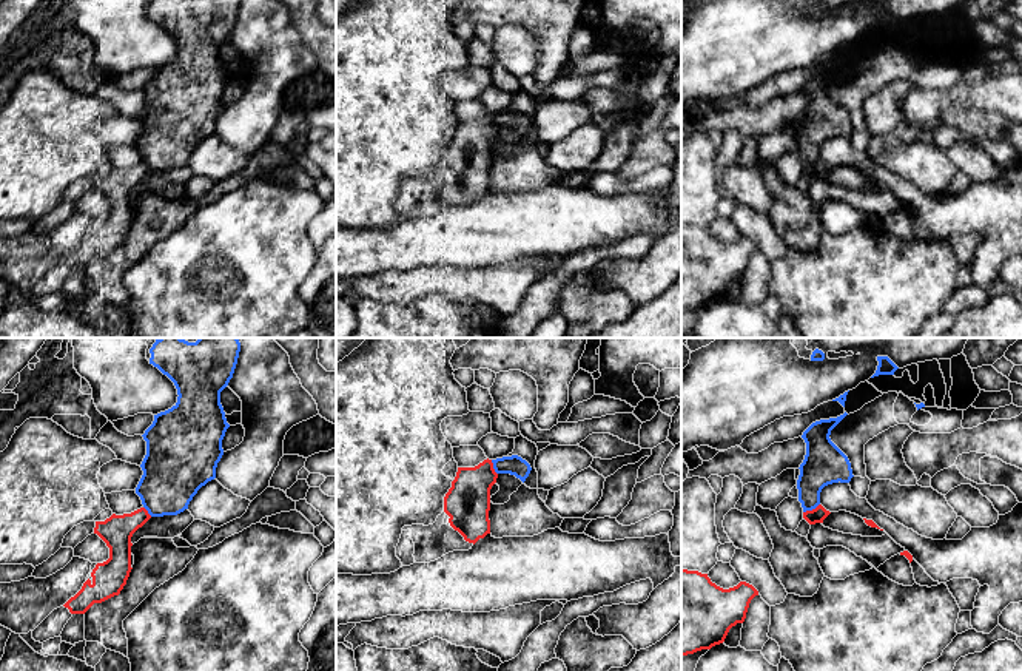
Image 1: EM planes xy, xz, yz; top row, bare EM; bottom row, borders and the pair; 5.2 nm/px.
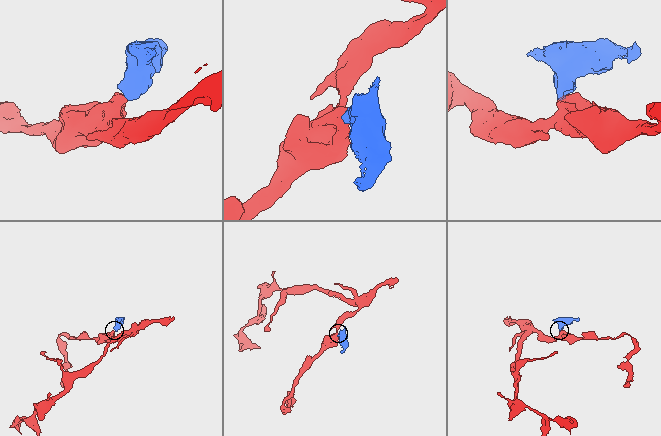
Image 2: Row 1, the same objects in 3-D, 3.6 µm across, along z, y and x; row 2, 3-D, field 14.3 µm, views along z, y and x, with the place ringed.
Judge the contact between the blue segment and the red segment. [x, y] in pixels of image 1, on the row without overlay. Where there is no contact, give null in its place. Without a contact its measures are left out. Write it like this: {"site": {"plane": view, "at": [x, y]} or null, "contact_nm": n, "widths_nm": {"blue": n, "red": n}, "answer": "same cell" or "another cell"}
{"site": {"plane": "yz", "at": [811, 164]}, "contact_nm": 100, "widths_nm": {"blue": 220, "red": 80}, "answer": "another cell"}

